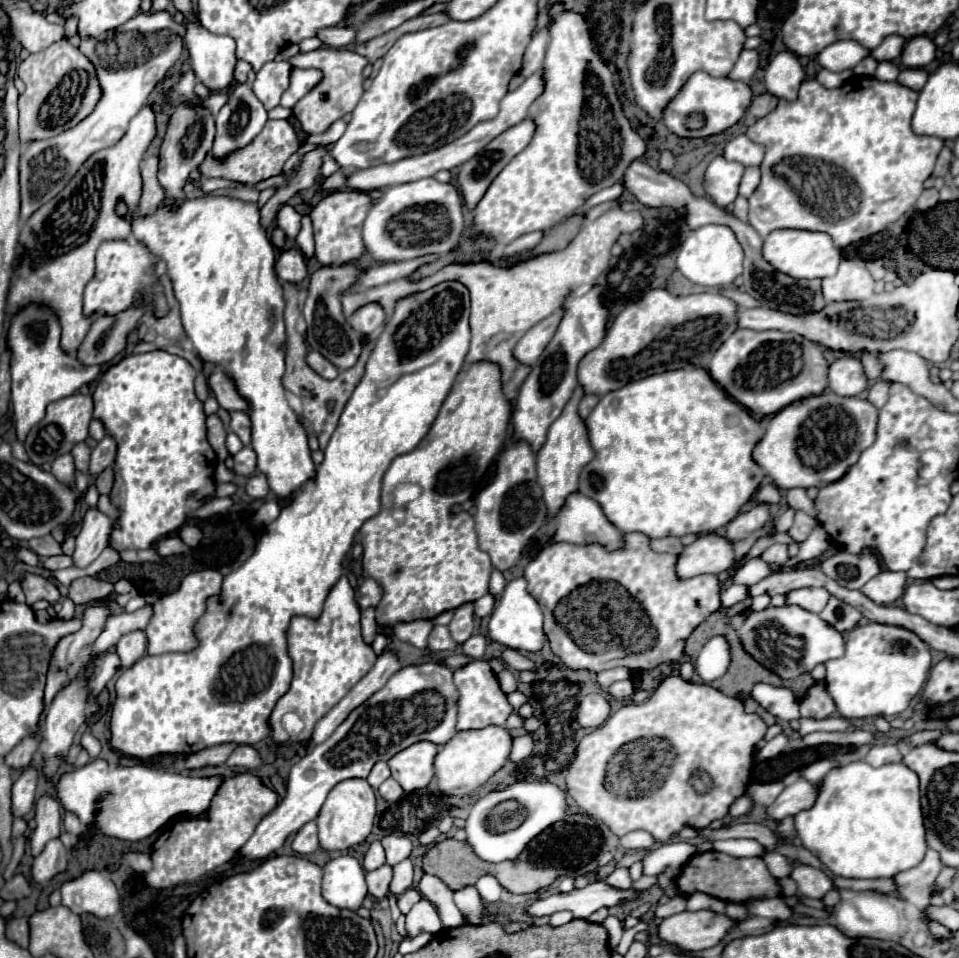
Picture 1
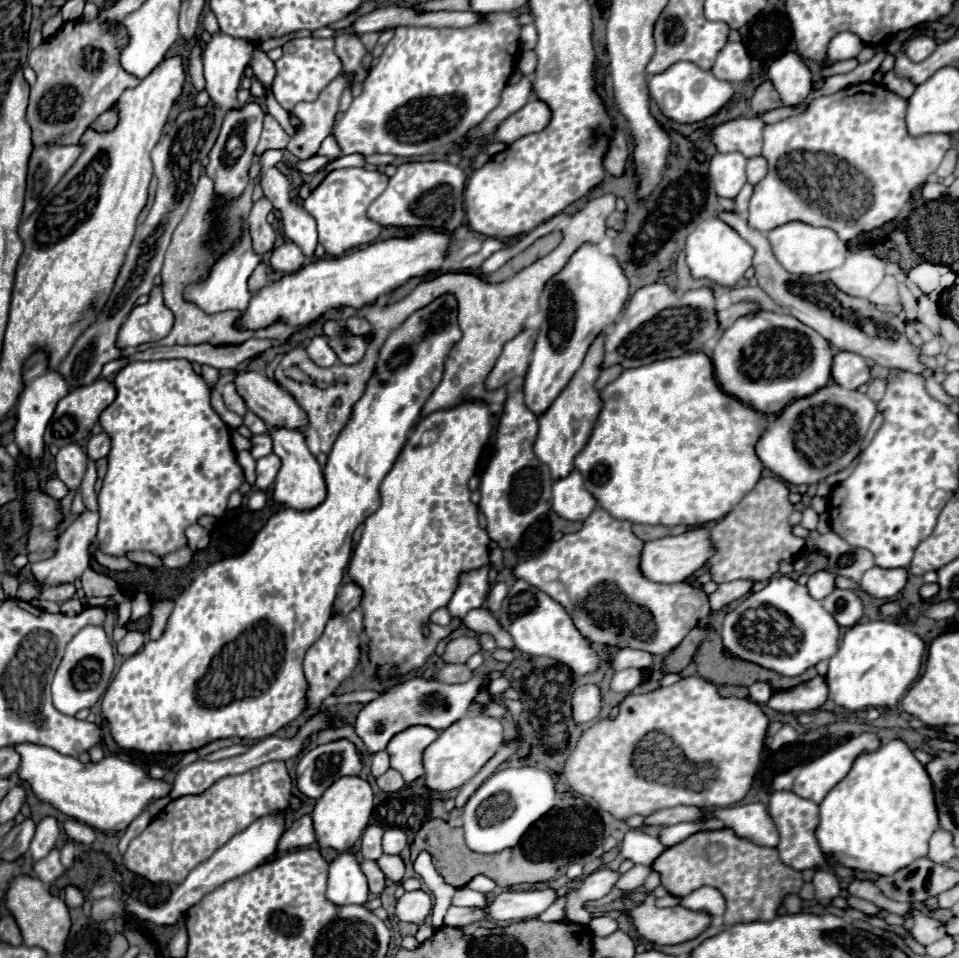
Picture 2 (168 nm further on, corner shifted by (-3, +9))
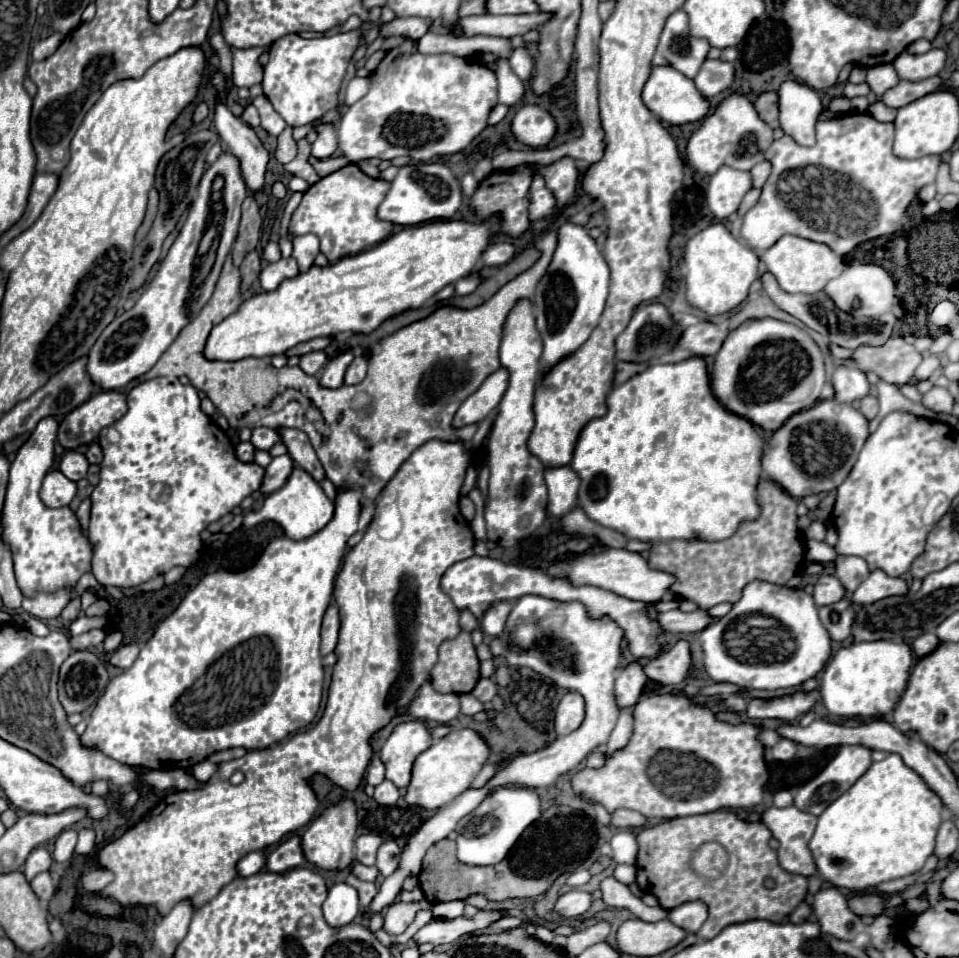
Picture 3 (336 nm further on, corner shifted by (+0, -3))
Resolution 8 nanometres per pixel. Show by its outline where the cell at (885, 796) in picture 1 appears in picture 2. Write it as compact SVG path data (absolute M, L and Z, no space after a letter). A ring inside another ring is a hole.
M894 739L882 745L878 751L862 753L856 757L848 775L830 789L820 803L820 821L816 827L816 839L820 849L842 863L844 867L868 871L876 875L892 875L912 861L926 857L928 841L938 829L932 781L924 765L912 755L902 739Z

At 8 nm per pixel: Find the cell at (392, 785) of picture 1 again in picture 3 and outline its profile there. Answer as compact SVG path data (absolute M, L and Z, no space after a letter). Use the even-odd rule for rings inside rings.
M383 781L381 785L375 787L373 799L375 799L379 805L393 805L393 803L399 799L399 789L397 789L391 781Z

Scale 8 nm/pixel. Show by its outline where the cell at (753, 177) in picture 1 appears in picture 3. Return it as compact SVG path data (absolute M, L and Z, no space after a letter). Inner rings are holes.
M767 159L761 161L761 163L757 163L751 169L751 175L753 175L753 187L763 187L763 183L767 181L767 177L771 175L771 163Z

